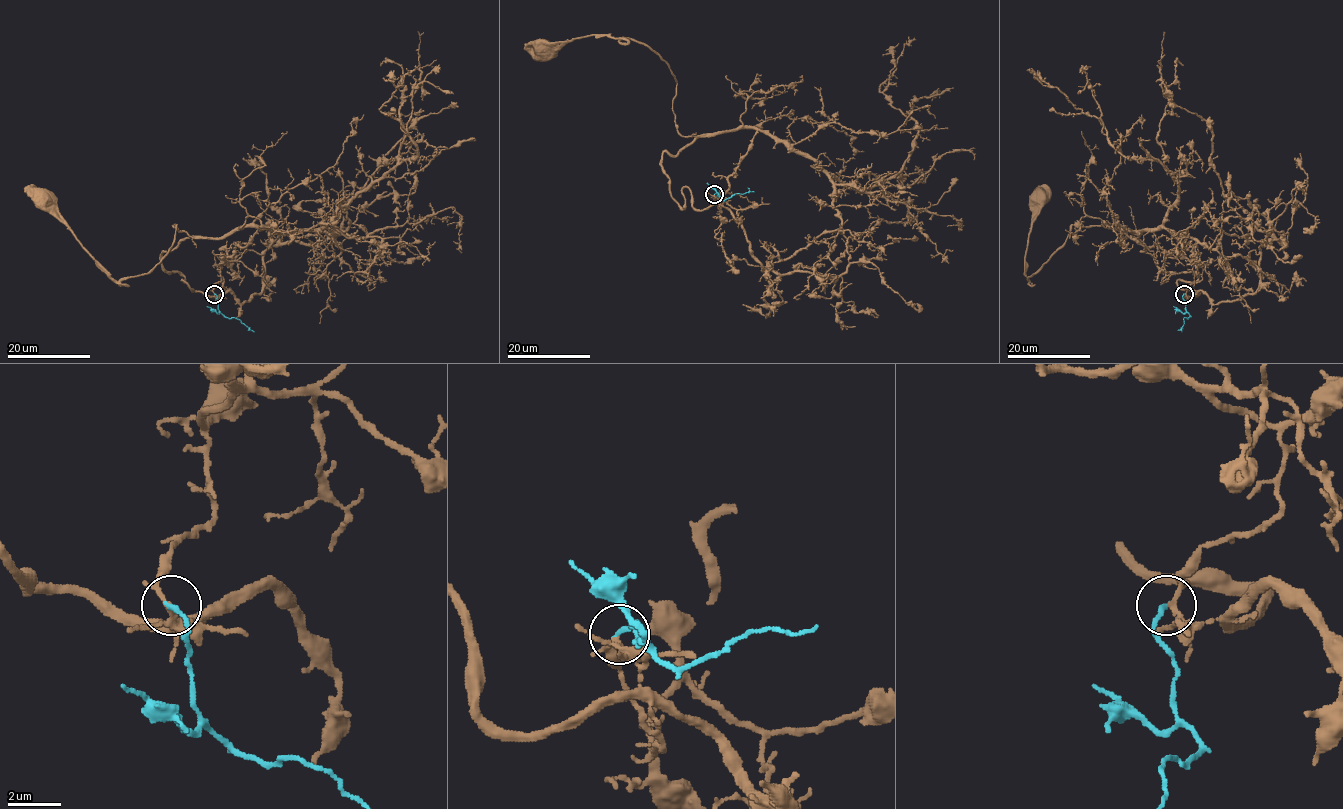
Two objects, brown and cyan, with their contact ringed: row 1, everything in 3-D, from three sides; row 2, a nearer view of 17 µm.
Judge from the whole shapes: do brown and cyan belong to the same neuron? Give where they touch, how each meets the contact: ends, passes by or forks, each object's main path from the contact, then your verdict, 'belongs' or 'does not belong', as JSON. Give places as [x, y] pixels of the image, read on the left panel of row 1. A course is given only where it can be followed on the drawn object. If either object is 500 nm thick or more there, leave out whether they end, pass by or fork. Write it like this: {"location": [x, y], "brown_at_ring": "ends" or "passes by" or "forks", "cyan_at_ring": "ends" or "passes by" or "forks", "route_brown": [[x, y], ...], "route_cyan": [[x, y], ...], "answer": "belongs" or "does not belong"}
{"location": [214, 294], "brown_at_ring": "forks", "cyan_at_ring": "ends", "route_brown": [[214, 294], [161, 265], [162, 252], [195, 236], [177, 225], [148, 272], [116, 281], [46, 201]], "route_cyan": [[214, 294], [218, 310], [238, 319], [254, 331]], "answer": "belongs"}

